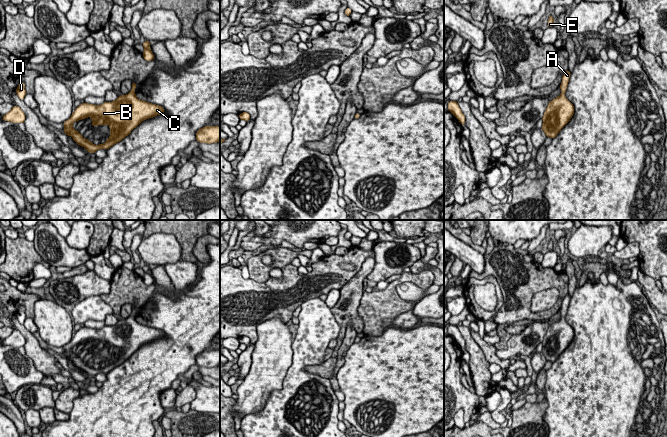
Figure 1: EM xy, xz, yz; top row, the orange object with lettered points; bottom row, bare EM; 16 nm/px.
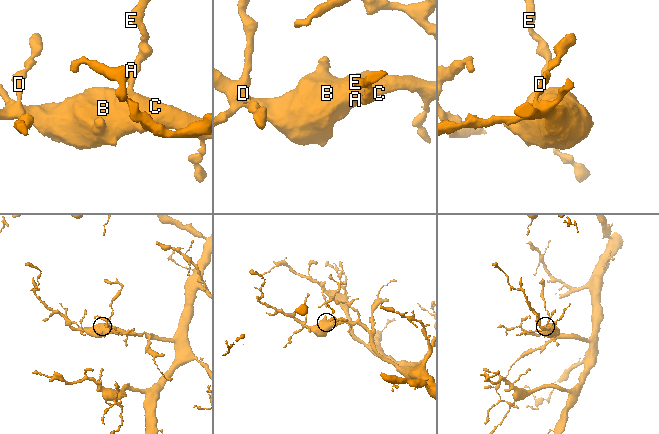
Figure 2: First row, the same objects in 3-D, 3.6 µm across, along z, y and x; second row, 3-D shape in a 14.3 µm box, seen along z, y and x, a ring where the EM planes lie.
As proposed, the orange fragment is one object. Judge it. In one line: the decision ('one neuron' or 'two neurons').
one neuron

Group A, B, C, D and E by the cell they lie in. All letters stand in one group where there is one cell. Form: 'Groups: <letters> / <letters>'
Groups: A B C D E

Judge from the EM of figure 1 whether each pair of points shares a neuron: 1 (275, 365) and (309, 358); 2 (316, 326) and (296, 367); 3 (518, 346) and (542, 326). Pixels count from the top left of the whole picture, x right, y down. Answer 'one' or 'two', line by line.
1: two
2: one
3: one

